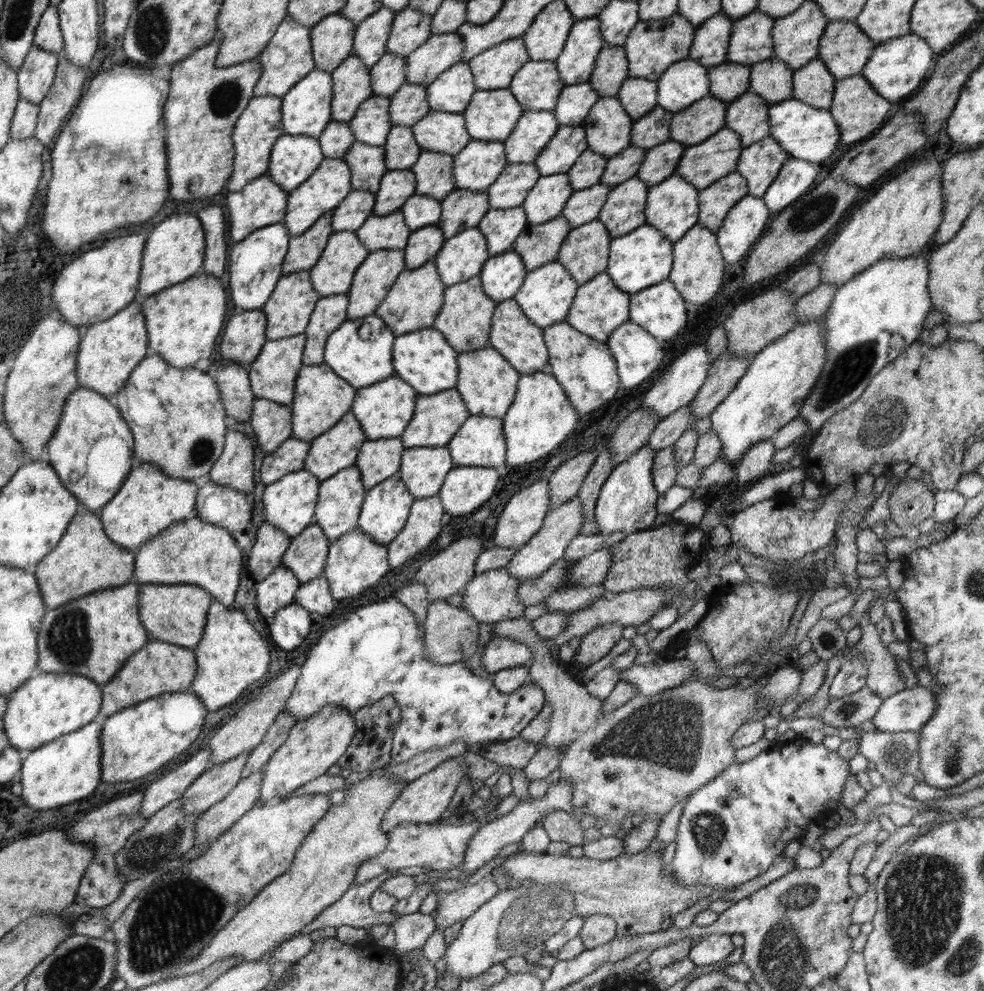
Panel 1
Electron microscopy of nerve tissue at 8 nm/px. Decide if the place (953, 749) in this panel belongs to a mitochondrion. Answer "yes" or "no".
yes

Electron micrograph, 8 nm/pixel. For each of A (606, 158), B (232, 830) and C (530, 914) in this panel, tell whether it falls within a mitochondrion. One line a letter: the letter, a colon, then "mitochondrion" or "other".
A: other
B: other
C: mitochondrion

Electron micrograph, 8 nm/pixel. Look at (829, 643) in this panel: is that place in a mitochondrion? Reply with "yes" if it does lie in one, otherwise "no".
yes

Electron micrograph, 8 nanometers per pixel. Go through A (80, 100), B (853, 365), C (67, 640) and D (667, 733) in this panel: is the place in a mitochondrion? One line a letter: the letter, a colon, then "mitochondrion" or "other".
A: other
B: mitochondrion
C: mitochondrion
D: mitochondrion

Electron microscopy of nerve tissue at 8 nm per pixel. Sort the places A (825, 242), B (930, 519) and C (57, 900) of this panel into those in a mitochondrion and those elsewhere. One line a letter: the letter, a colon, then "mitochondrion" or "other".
A: other
B: other
C: other

